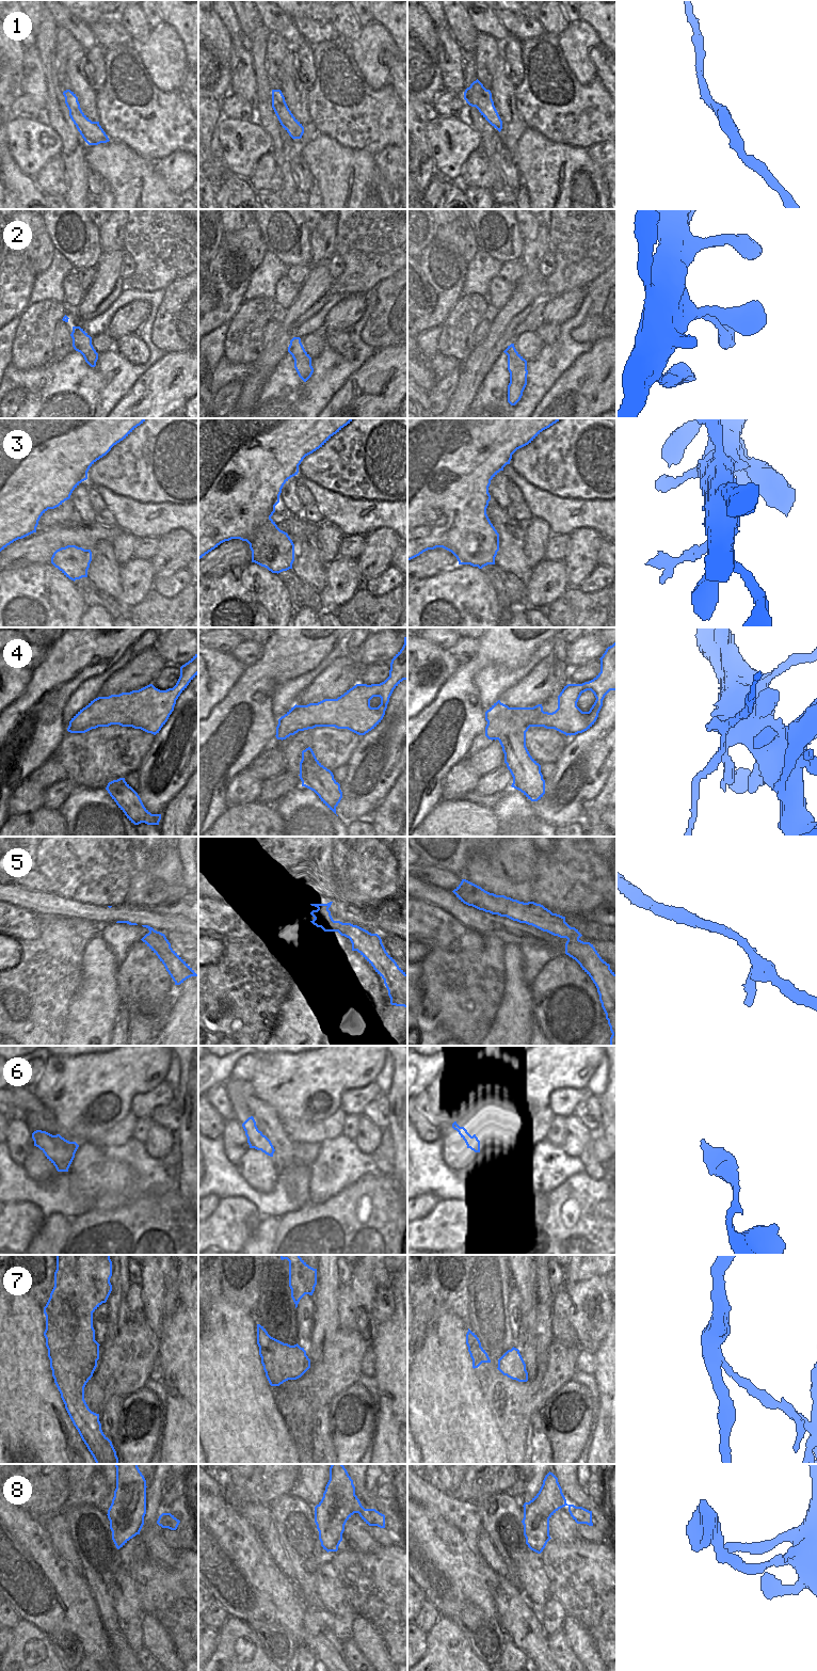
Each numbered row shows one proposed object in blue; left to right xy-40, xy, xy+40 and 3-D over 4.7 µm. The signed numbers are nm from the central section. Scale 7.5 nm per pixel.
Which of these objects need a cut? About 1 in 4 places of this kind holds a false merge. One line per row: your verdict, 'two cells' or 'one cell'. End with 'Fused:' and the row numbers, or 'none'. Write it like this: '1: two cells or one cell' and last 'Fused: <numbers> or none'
1: one cell
2: one cell
3: two cells
4: two cells
5: one cell
6: two cells
7: two cells
8: one cell
Fused: 3, 4, 6, 7

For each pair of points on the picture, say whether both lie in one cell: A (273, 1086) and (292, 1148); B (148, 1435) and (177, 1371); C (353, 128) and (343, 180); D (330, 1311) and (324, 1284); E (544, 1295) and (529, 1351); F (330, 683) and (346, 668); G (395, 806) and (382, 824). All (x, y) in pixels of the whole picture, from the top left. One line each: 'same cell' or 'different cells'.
A: different cells
B: different cells
C: different cells
D: same cell
E: same cell
F: same cell
G: same cell

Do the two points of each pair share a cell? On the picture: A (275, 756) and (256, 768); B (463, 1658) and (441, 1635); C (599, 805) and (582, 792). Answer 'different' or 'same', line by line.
A: same
B: same
C: different

